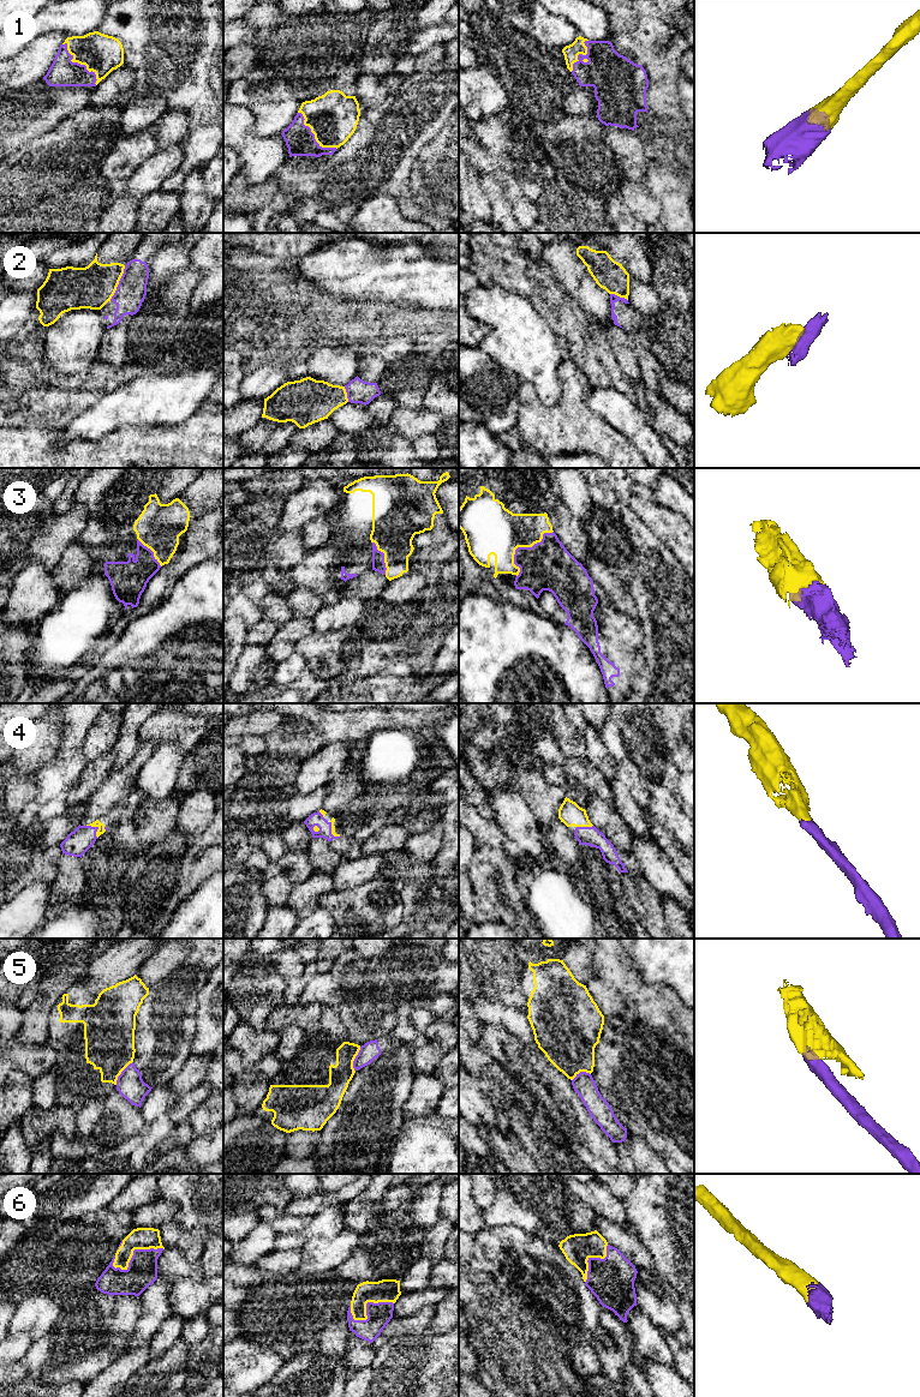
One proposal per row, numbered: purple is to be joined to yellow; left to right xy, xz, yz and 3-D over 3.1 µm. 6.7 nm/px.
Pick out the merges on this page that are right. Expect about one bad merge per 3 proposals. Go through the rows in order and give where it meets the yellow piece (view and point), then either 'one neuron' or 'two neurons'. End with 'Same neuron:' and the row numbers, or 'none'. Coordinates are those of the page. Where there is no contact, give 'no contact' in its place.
1: contact xy (79, 63); one neuron
2: contact xy (118, 282); two neurons
3: contact yz (523, 546); one neuron
4: contact xy (96, 826); one neuron
5: contact xy (120, 1073); two neurons
6: contact xy (132, 1252); one neuron
Same neuron: 1, 3, 4, 6

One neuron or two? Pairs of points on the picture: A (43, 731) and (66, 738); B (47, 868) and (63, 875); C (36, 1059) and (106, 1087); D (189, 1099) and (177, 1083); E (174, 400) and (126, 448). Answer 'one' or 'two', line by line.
A: two
B: two
C: two
D: two
E: two

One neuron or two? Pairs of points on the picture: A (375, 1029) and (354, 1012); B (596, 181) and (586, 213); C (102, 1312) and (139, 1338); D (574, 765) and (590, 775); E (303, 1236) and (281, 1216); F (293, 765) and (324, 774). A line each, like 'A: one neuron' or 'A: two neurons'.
A: one neuron
B: two neurons
C: two neurons
D: one neuron
E: two neurons
F: two neurons

